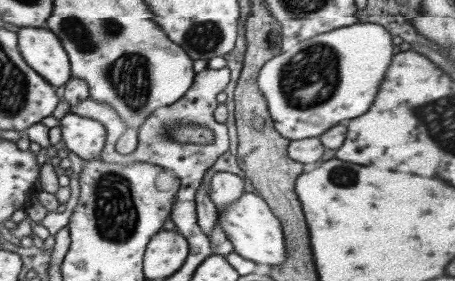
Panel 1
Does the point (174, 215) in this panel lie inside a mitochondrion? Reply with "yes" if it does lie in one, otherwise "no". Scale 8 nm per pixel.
no

